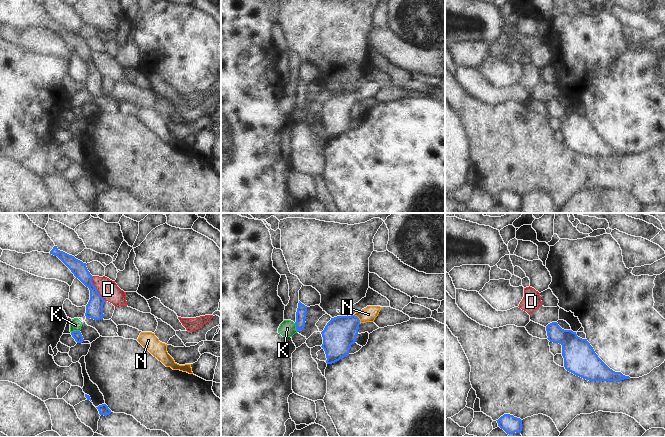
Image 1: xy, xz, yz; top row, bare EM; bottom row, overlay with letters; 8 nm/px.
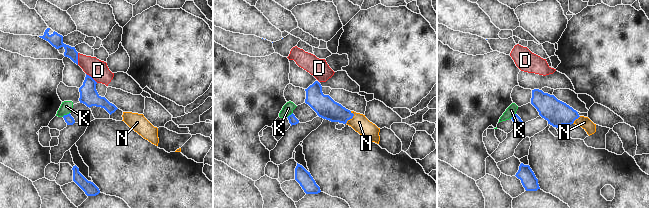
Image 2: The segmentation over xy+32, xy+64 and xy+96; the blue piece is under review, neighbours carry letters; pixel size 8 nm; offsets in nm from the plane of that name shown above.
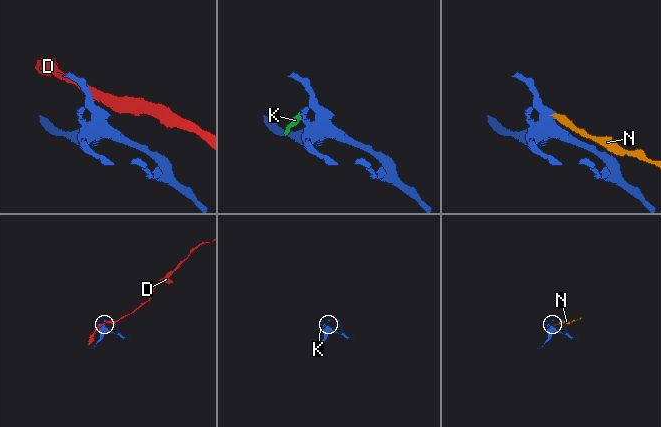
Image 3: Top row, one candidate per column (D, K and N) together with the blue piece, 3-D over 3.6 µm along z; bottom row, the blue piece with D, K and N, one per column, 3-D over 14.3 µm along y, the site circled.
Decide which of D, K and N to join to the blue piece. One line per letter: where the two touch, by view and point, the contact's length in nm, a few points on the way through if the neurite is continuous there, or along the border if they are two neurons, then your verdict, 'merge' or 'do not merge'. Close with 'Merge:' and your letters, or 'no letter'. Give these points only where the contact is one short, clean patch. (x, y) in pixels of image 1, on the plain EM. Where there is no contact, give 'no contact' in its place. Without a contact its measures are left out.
D: xy (95, 64) | 220 nm | along xy (92, 52), (92, 60), (105, 76) | do not merge
K: xy (75, 107) | 70 nm | along xy (79, 106), (71, 108) | do not merge
N: xz (358, 95) | 90 nm | across xz (340, 109), (358, 95), (368, 90) | merge
Merge: N

